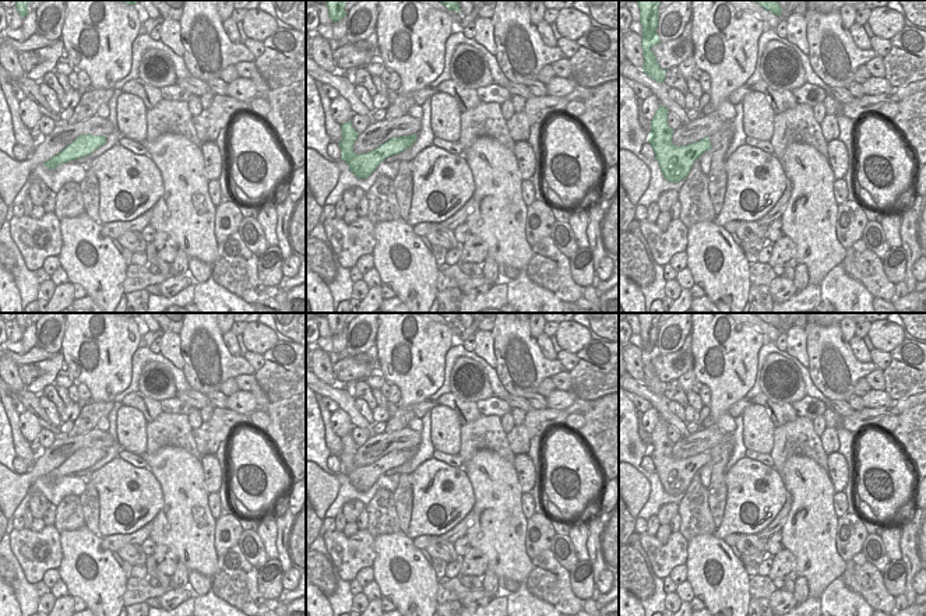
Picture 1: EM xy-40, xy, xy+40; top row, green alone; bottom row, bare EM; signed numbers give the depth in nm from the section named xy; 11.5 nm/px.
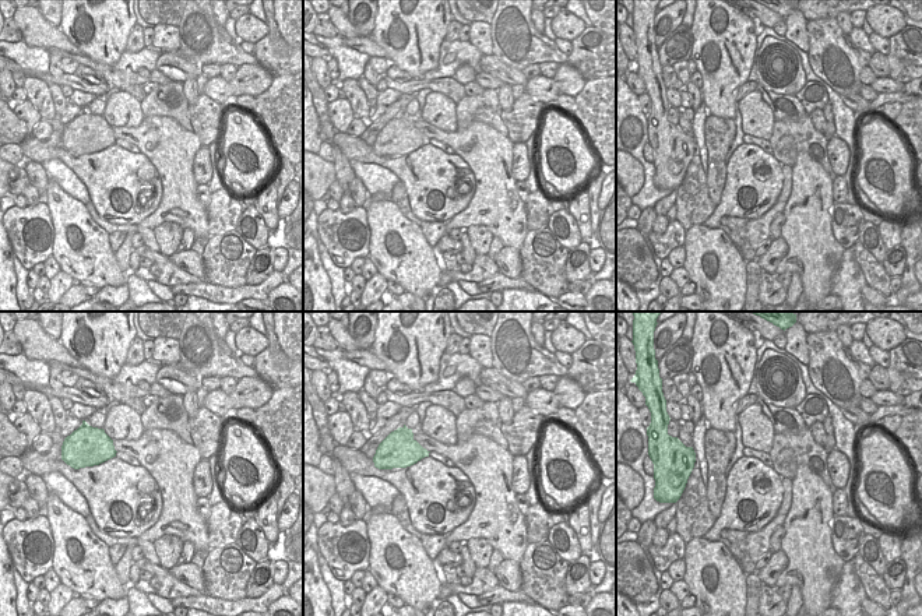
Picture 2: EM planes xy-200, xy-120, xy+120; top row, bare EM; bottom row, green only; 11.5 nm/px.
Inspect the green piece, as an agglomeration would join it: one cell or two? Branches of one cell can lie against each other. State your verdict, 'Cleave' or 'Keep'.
Keep.

